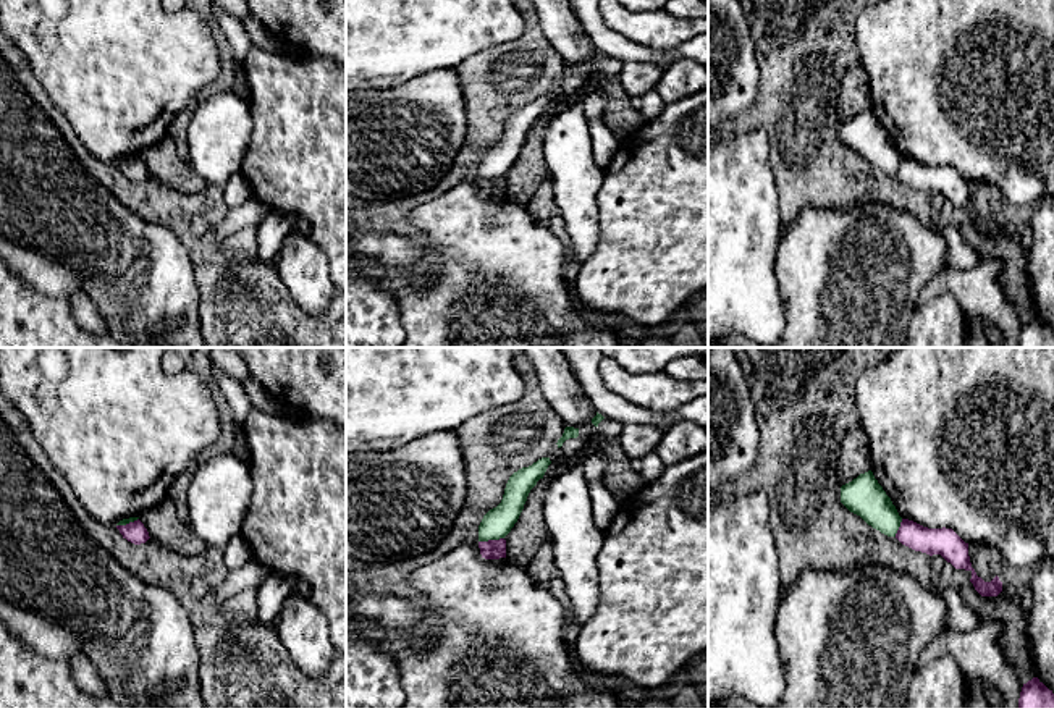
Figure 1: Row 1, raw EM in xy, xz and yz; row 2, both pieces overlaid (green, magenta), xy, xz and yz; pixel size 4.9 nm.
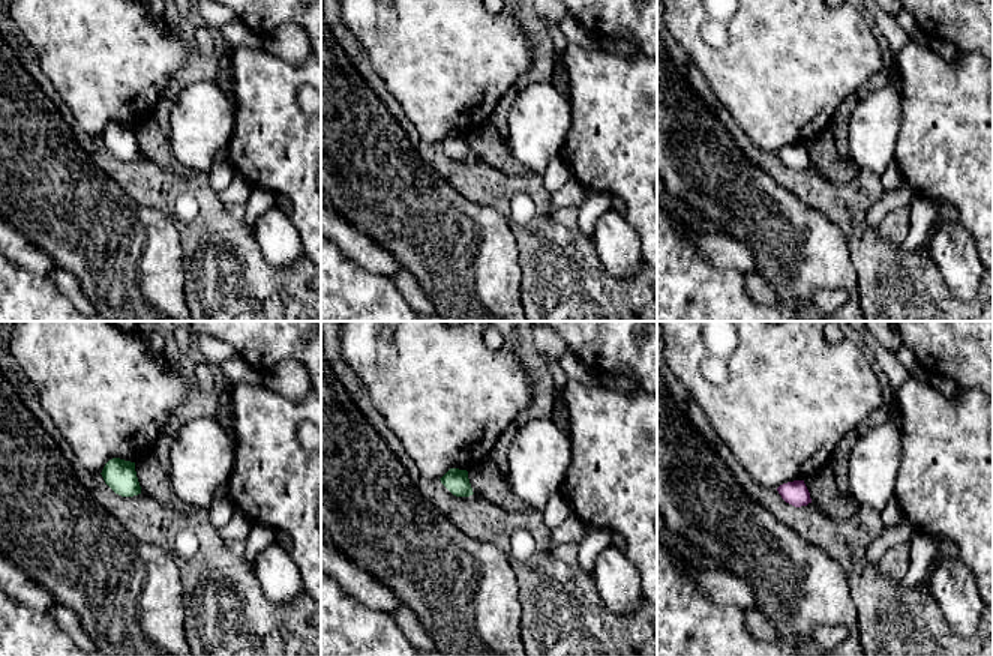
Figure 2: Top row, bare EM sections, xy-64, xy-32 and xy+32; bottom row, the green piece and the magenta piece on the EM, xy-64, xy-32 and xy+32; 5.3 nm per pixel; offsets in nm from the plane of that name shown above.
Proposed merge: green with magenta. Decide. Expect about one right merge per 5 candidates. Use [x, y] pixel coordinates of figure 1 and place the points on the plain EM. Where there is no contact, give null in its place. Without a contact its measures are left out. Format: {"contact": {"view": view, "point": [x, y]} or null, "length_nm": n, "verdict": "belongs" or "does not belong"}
{"contact": {"view": "xz", "point": [490, 176]}, "length_nm": 130, "verdict": "does not belong"}

